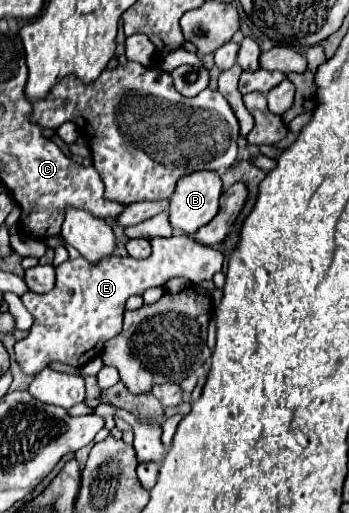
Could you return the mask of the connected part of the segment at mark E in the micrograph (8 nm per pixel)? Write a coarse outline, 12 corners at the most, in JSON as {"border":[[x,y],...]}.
{"border":[[190,236],[152,238],[144,260],[80,256],[56,268],[16,360],[82,368],[120,334],[132,294],[212,280],[224,256]]}

